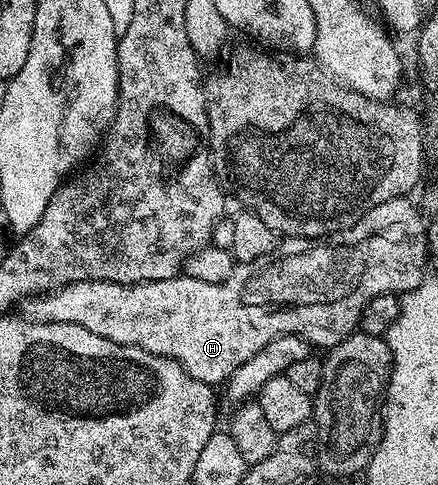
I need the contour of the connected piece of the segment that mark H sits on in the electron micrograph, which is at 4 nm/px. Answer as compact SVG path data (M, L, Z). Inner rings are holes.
M401 197L386 201L376 208L370 209L365 215L348 230L339 233L329 233L319 241L306 238L285 238L277 242L274 253L266 253L266 257L258 257L258 261L250 261L236 265L230 277L220 284L211 284L207 281L194 280L183 273L175 279L166 281L150 281L149 283L111 283L110 281L78 281L65 287L59 287L56 291L50 291L46 295L34 295L31 299L25 299L19 304L18 311L25 319L31 319L36 323L73 323L82 325L82 329L90 329L90 333L98 333L98 337L106 337L110 341L118 341L122 345L134 345L146 349L150 353L165 355L167 359L178 361L190 373L192 377L213 385L223 384L229 376L238 369L238 365L246 365L262 345L274 341L280 335L297 335L307 341L313 348L327 349L338 345L347 335L357 330L362 309L373 297L379 297L382 293L394 293L401 296L405 291L414 289L420 284L422 272L420 272L420 251L422 255L422 227L420 231L421 208L411 203L411 198Z

